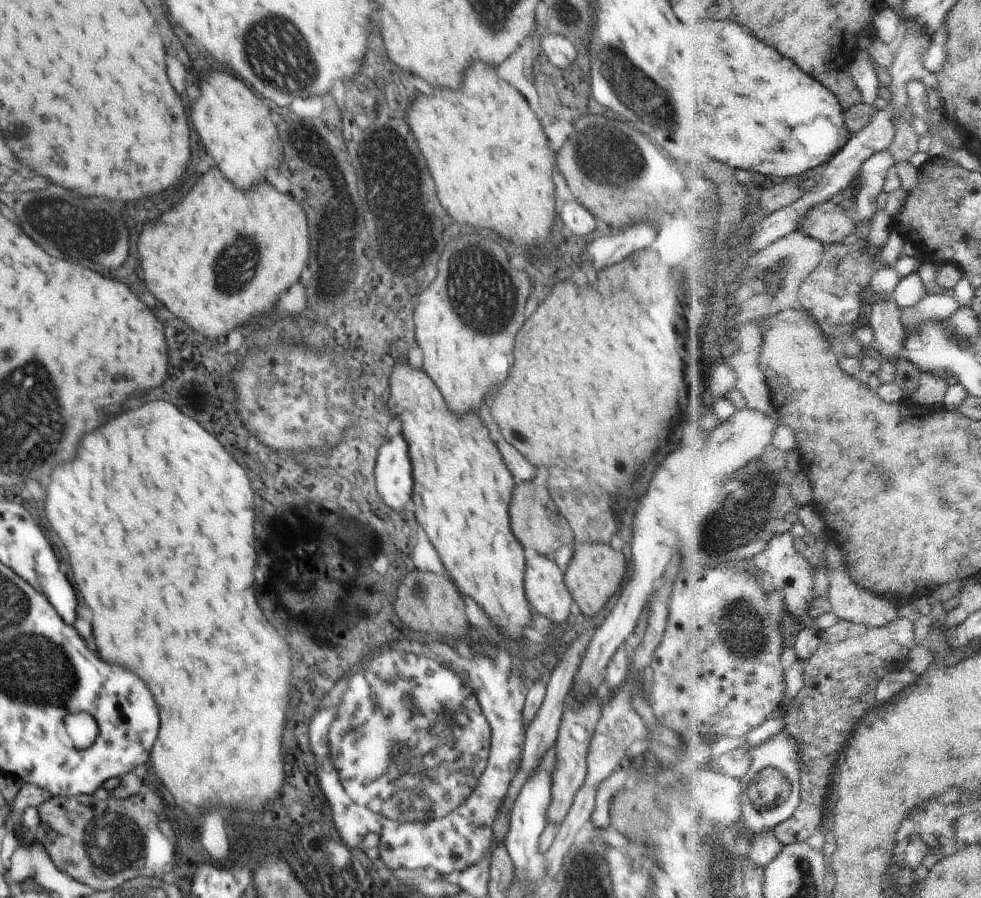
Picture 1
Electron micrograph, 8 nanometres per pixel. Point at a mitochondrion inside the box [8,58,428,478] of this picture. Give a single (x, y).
(75, 228)

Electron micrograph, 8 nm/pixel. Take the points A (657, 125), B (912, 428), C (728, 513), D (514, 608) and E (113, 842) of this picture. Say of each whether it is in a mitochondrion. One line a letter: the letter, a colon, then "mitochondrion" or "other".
A: mitochondrion
B: other
C: mitochondrion
D: other
E: mitochondrion

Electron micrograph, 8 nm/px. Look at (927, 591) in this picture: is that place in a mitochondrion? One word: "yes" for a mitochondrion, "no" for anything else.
no

